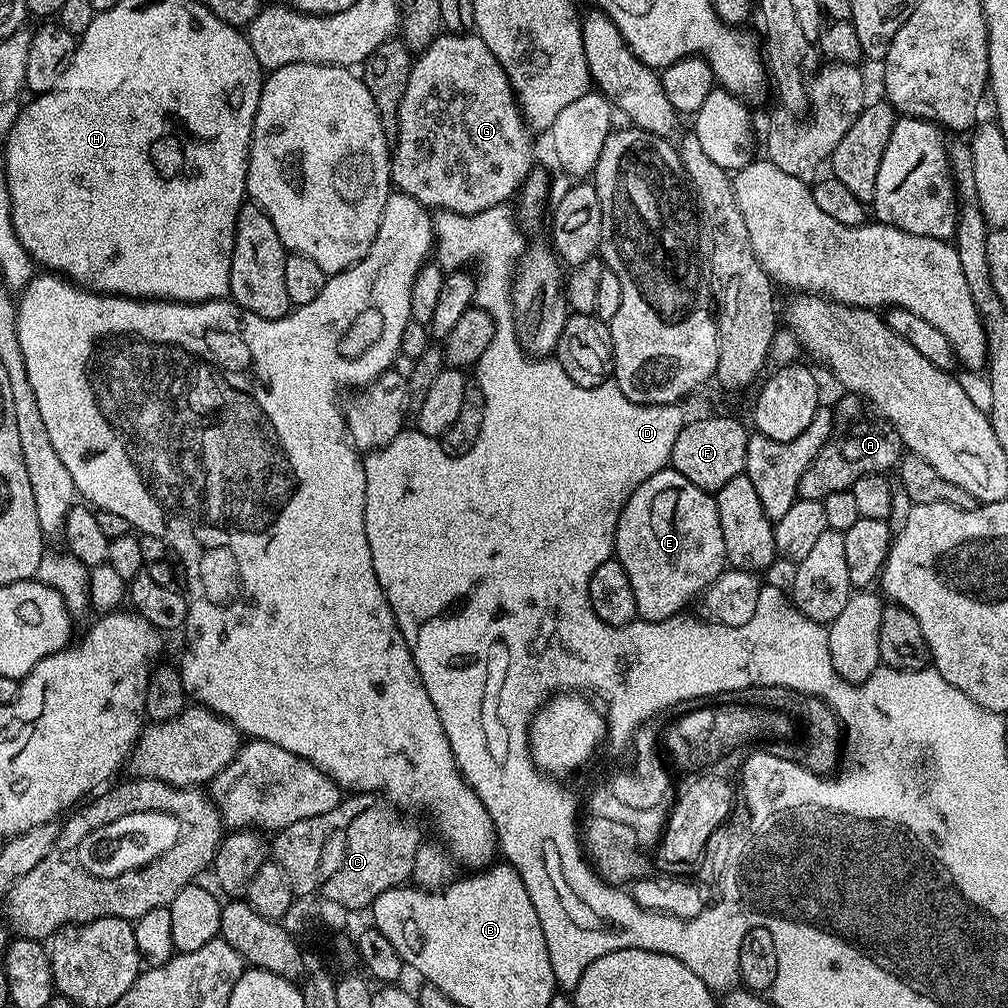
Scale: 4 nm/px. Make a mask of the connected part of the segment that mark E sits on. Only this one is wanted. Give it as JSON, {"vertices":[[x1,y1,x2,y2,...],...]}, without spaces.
{"vertices":[[671,466,658,474,646,478,630,494,616,527,616,546,614,559,630,578,634,590,636,615,641,620,659,622,671,620,692,599,699,597,726,570,726,542,722,542,722,526,718,522,718,506,713,493,703,492,690,478,682,478]]}

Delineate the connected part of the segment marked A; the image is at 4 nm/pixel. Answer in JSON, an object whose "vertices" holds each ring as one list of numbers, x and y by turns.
{"vertices":[[844,394,834,404,832,435,826,446,818,450,810,466,806,466,806,474,800,479,799,499,824,501,830,494,849,491,865,474,884,474,889,471,887,468,895,469,900,463,900,436,887,420,873,415,865,401,855,394]]}

